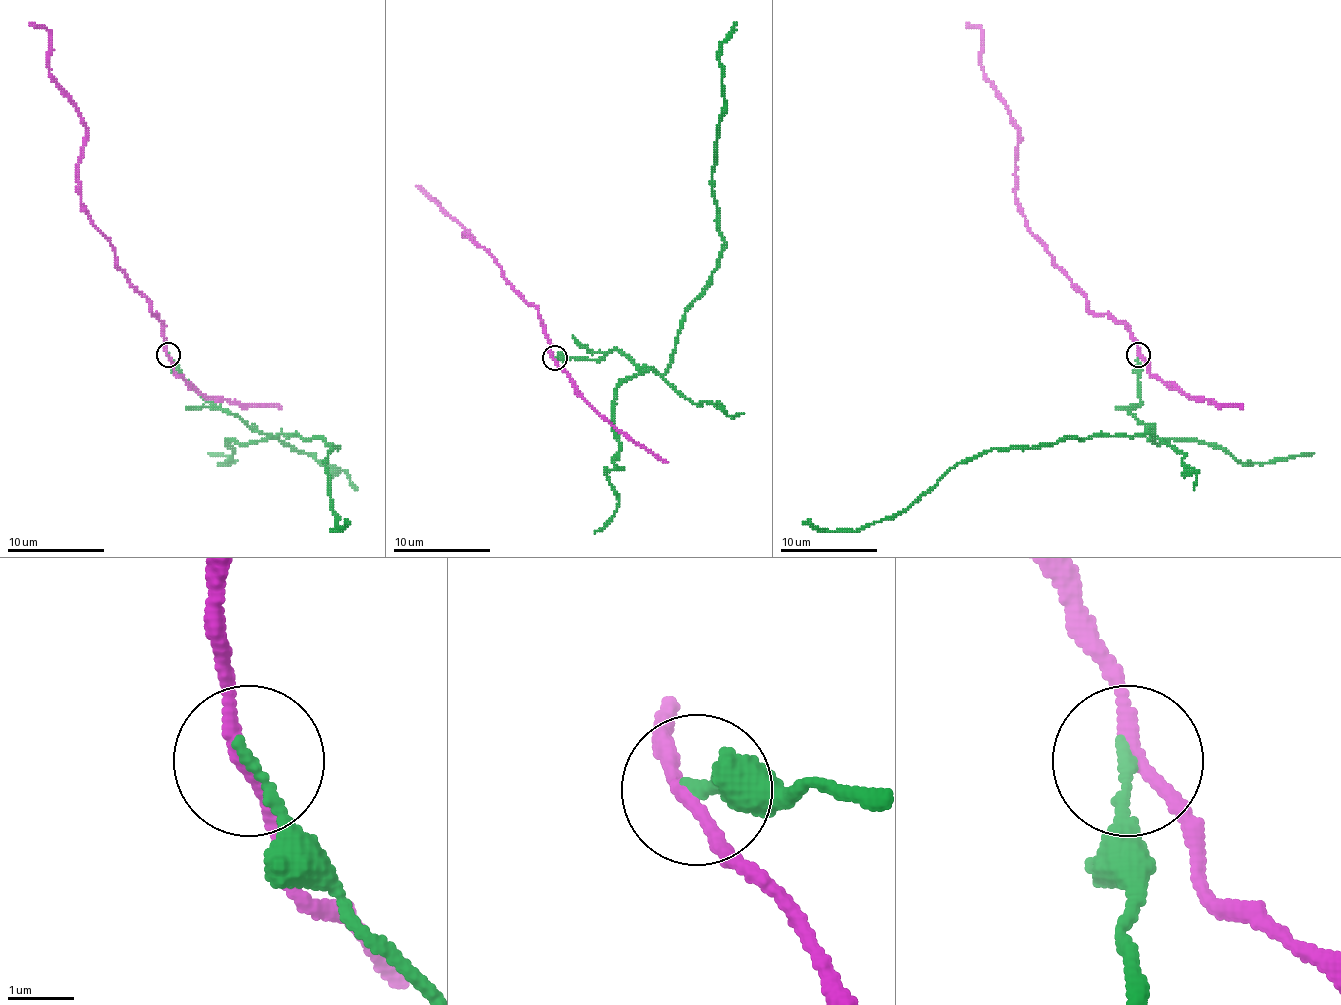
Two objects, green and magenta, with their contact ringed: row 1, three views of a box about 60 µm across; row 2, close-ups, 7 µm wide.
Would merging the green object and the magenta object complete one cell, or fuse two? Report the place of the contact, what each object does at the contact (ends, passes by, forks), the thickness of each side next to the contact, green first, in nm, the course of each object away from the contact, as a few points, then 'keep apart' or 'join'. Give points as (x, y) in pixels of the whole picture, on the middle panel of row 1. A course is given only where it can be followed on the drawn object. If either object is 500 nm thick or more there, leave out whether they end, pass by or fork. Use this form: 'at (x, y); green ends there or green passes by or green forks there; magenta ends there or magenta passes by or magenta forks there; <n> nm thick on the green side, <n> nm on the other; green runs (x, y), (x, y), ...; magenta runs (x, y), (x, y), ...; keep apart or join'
at (555, 358); green ends there; magenta passes by; 160 nm thick on the green side, 190 nm on the other; green runs (555, 357), (614, 350), (663, 374), (724, 242), (712, 186), (719, 44), (736, 22); magenta runs (553, 357), (538, 310), (501, 274), (501, 267), (465, 235), (472, 237), (435, 201), (416, 186); keep apart

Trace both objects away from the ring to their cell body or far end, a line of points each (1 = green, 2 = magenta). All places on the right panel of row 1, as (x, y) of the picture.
1: (1137, 355), (1140, 404), (1130, 411), (1155, 436), (991, 448), (966, 458), (905, 509), (854, 531), (803, 521)
2: (1137, 355), (1125, 326), (1091, 311), (1030, 230), (1015, 201), (1018, 125), (983, 72), (981, 32), (966, 23)

